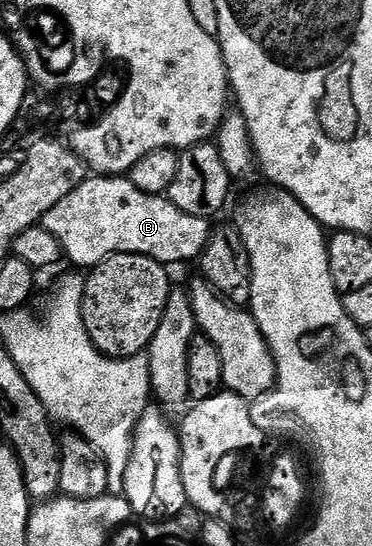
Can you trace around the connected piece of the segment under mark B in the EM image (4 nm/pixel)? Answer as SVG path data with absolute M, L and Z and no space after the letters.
M124 175L89 176L62 203L46 211L42 224L58 239L63 256L84 271L119 253L149 257L165 267L173 267L179 261L195 262L204 252L214 228L209 218L178 211L167 196L138 191Z

